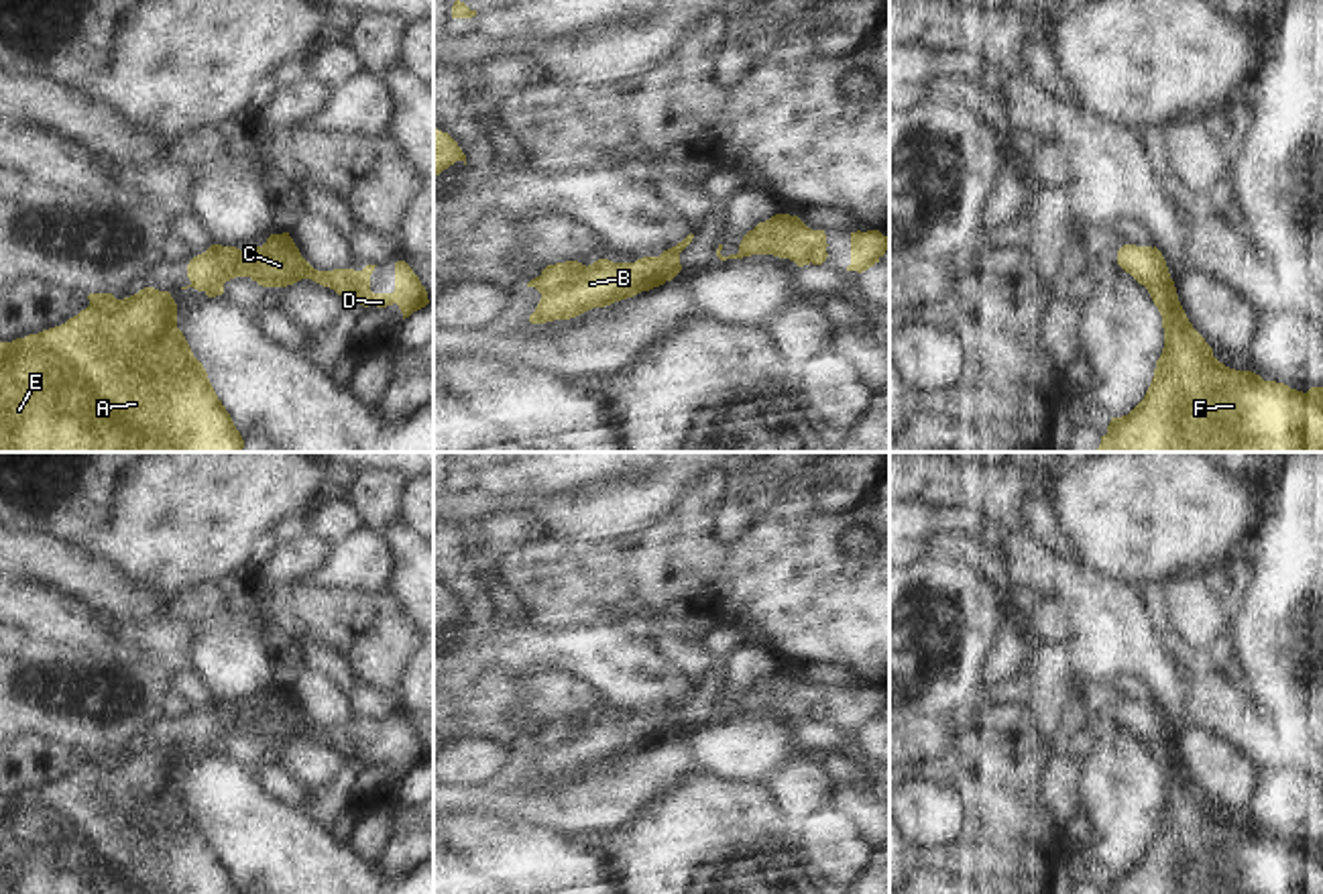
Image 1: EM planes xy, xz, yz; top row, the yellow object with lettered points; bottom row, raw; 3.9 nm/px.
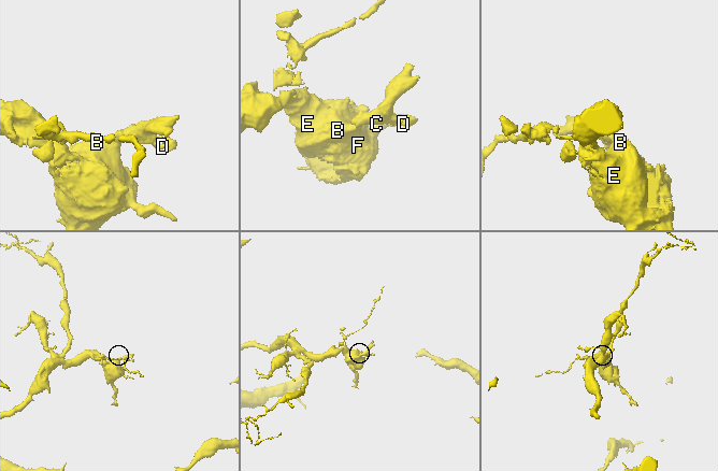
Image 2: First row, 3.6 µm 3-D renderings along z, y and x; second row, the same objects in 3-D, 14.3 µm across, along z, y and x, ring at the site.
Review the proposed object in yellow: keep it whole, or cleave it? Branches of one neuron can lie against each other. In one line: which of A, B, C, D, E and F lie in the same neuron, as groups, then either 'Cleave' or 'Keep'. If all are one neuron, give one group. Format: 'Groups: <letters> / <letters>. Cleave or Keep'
Groups: A B C D E F. Keep.

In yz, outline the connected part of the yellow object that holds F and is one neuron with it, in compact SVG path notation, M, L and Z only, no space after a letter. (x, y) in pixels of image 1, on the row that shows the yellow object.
M1124 244L1117 265L1144 285L1162 316L1164 348L1144 399L1121 417L1111 417L1095 452L1323 452L1323 387L1307 393L1235 371L1213 356L1213 348L1189 322L1162 253L1154 246Z

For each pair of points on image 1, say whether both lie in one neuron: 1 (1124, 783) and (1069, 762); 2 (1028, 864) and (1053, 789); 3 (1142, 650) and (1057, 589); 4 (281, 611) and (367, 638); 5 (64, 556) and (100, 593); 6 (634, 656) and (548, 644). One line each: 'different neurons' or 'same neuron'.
1: different neurons
2: different neurons
3: same neuron
4: same neuron
5: same neuron
6: same neuron

